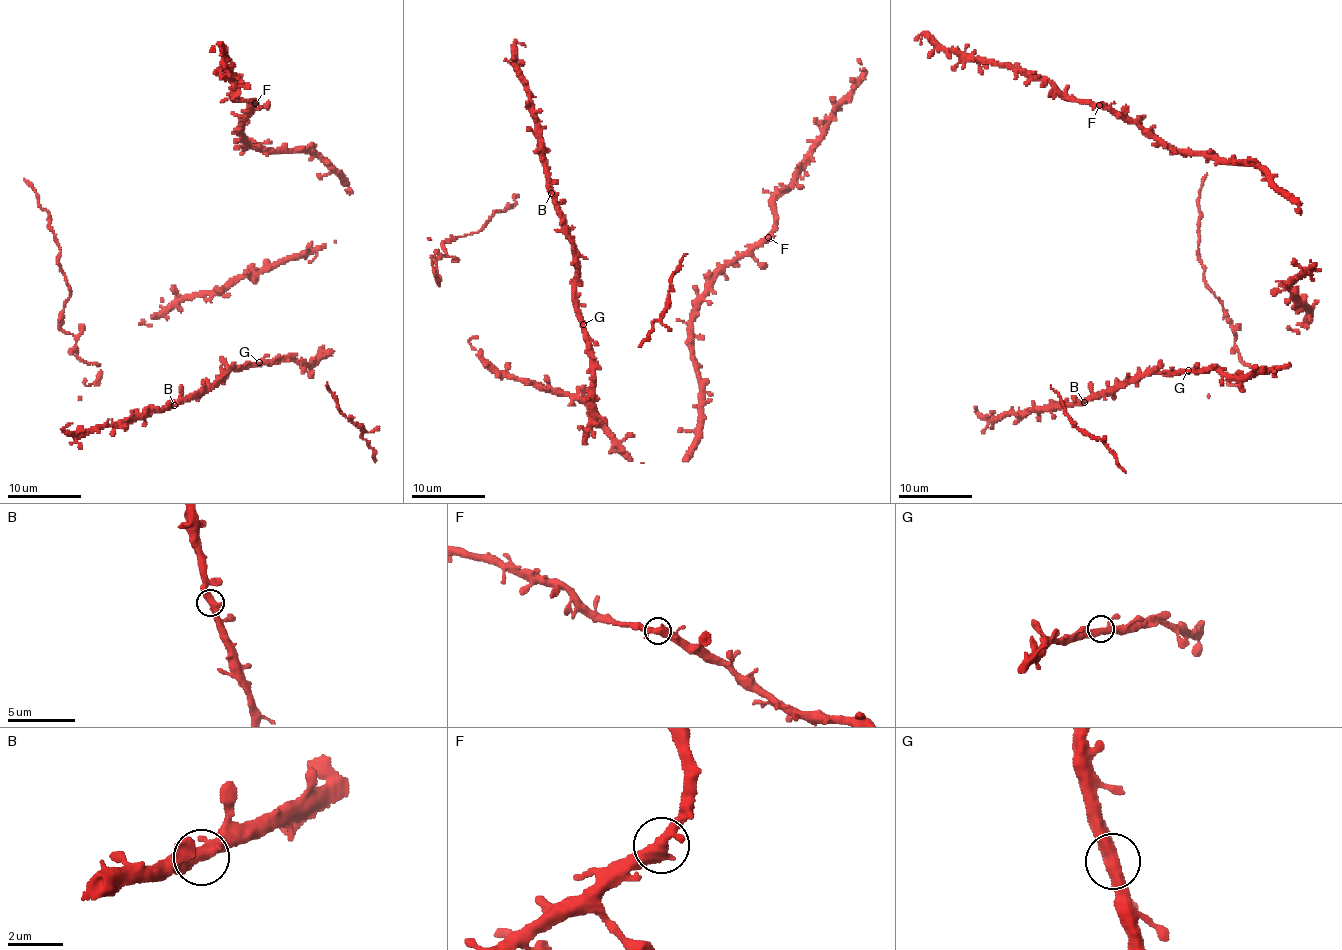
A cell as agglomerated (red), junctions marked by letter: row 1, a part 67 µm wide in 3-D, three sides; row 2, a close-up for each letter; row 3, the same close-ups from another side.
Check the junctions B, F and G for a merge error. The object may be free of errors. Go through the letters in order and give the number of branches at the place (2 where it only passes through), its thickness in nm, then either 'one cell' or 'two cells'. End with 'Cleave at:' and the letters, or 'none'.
B: 3 branches meet; 400 nm thick; one cell
F: 3 branches meet; 400 nm thick; one cell
G: 3 branches meet; 360 nm thick; one cell
Cleave at: none

